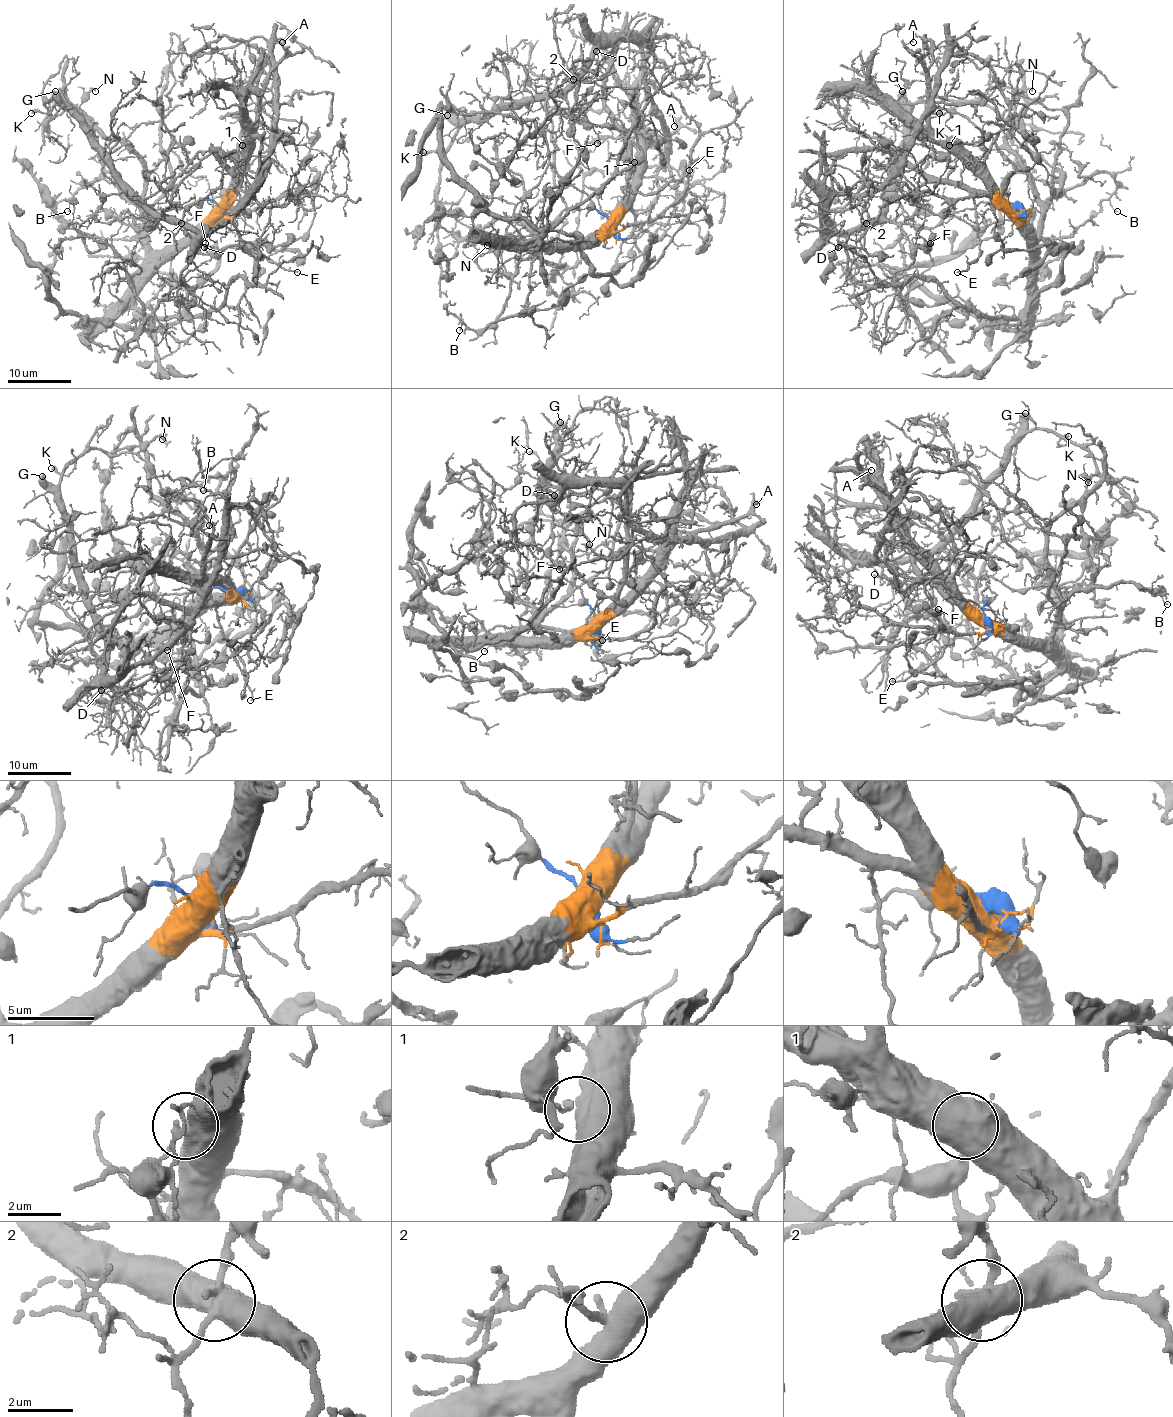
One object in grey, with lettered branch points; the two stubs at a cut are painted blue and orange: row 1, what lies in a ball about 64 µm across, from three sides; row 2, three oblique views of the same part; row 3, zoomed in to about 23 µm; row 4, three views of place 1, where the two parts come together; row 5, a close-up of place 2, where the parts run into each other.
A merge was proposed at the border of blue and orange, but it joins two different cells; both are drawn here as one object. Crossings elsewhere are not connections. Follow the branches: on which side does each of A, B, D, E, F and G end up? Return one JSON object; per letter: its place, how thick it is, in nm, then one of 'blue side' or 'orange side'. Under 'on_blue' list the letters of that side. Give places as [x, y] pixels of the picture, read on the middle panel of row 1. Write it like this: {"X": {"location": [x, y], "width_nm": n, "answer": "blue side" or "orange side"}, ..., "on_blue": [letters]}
{"A": {"location": [674, 126], "width_nm": 120, "answer": "orange side"}, "B": {"location": [459, 330], "width_nm": 90, "answer": "orange side"}, "D": {"location": [596, 51], "width_nm": 140, "answer": "blue side"}, "E": {"location": [689, 170], "width_nm": 160, "answer": "orange side"}, "F": {"location": [597, 143], "width_nm": 100, "answer": "blue side"}, "G": {"location": [447, 115], "width_nm": 550, "answer": "blue side"}, "on_blue": ["D", "F", "G"]}

